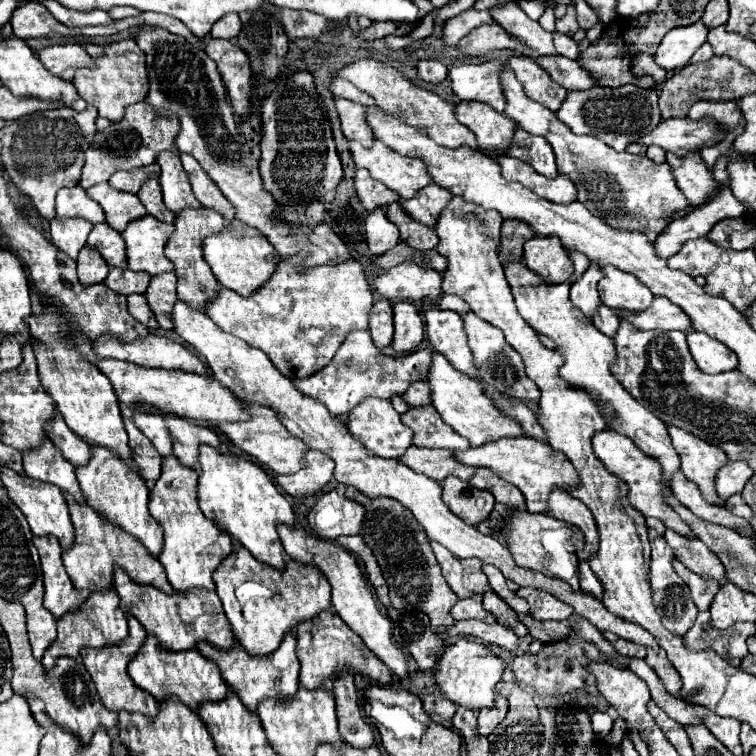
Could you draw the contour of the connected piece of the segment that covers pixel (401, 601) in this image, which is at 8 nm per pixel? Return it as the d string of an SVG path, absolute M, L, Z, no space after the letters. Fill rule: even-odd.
M346 487L346 497L362 503L366 509L360 535L366 541L366 545L374 551L374 557L384 573L384 579L390 589L392 607L408 611L424 611L430 617L434 631L438 629L438 625L454 625L450 609L458 601L458 597L444 581L440 565L426 537L426 531L420 527L420 523L416 523L414 515L406 507L402 507L402 503L398 503L396 499L390 497L368 499L356 487Z

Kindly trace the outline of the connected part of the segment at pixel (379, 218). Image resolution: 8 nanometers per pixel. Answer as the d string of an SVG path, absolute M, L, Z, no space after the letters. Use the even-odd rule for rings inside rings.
M376 207L366 215L366 243L372 255L382 255L400 241L398 229L386 219L384 211Z

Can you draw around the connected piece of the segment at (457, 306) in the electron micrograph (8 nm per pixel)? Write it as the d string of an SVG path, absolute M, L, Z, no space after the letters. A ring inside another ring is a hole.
M442 295L438 301L436 301L436 307L438 309L450 309L450 311L456 311L460 317L466 315L470 311L468 303L456 295Z

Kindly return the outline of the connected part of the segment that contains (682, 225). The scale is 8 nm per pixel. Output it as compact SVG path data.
M722 187L720 193L702 207L696 207L688 213L688 217L670 223L670 227L654 241L656 253L662 259L678 253L684 241L704 237L718 221L736 219L746 213L746 205L732 195L730 187Z

